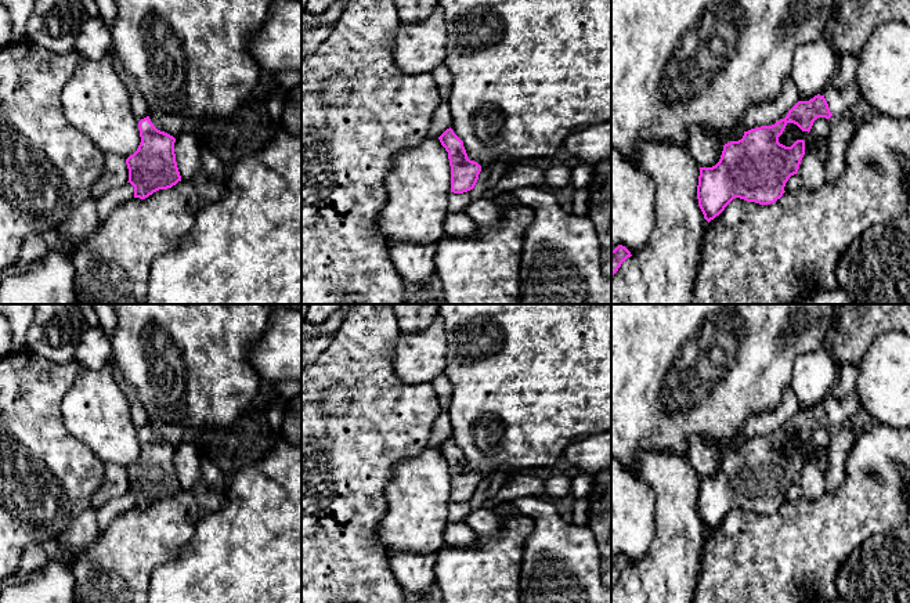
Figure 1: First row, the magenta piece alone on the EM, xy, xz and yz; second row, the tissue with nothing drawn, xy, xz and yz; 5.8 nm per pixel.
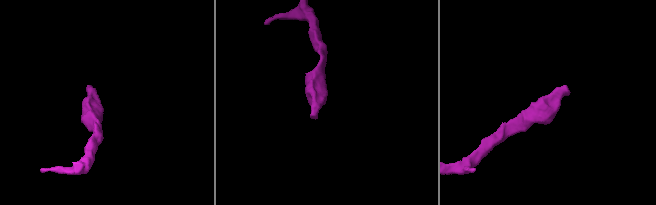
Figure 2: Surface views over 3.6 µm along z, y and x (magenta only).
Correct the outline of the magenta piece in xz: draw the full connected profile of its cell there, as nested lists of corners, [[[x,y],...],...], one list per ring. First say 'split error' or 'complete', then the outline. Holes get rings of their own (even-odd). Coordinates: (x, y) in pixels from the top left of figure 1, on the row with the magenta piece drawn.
complete | [[[449,127],[438,137],[448,152],[451,166],[451,192],[463,194],[474,188],[481,166],[467,158],[463,141]]]

